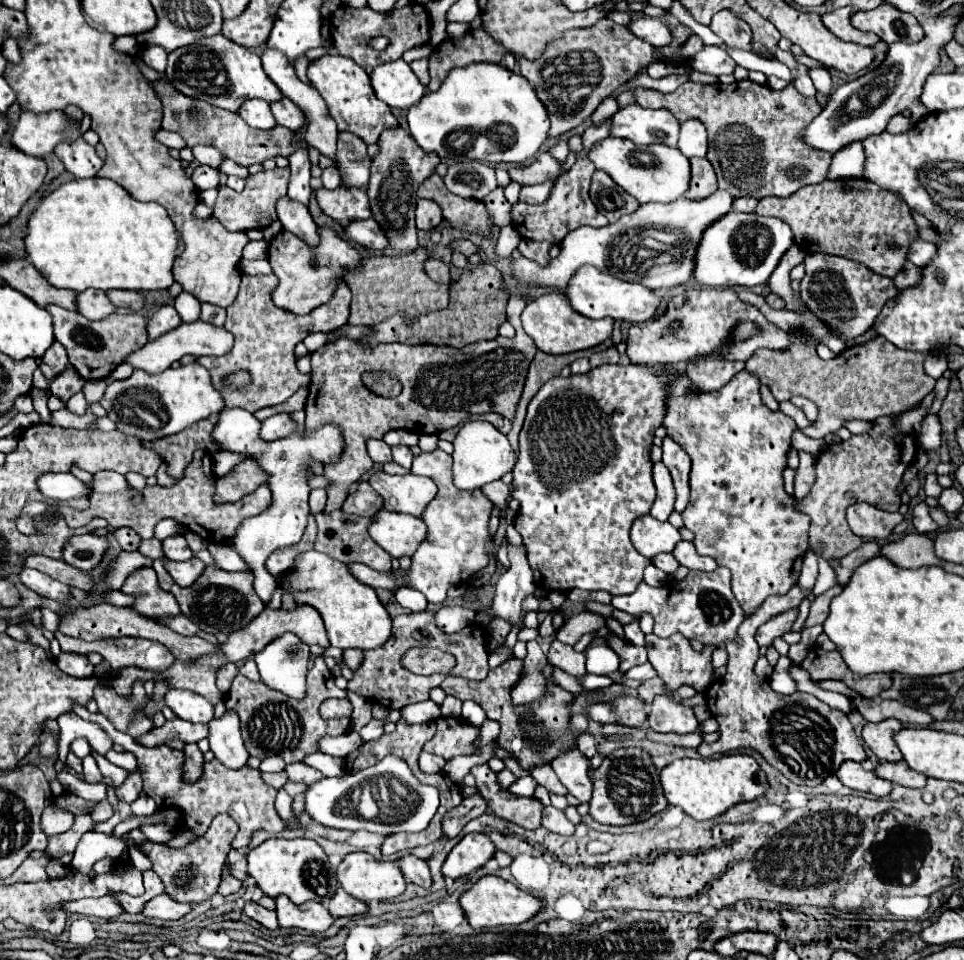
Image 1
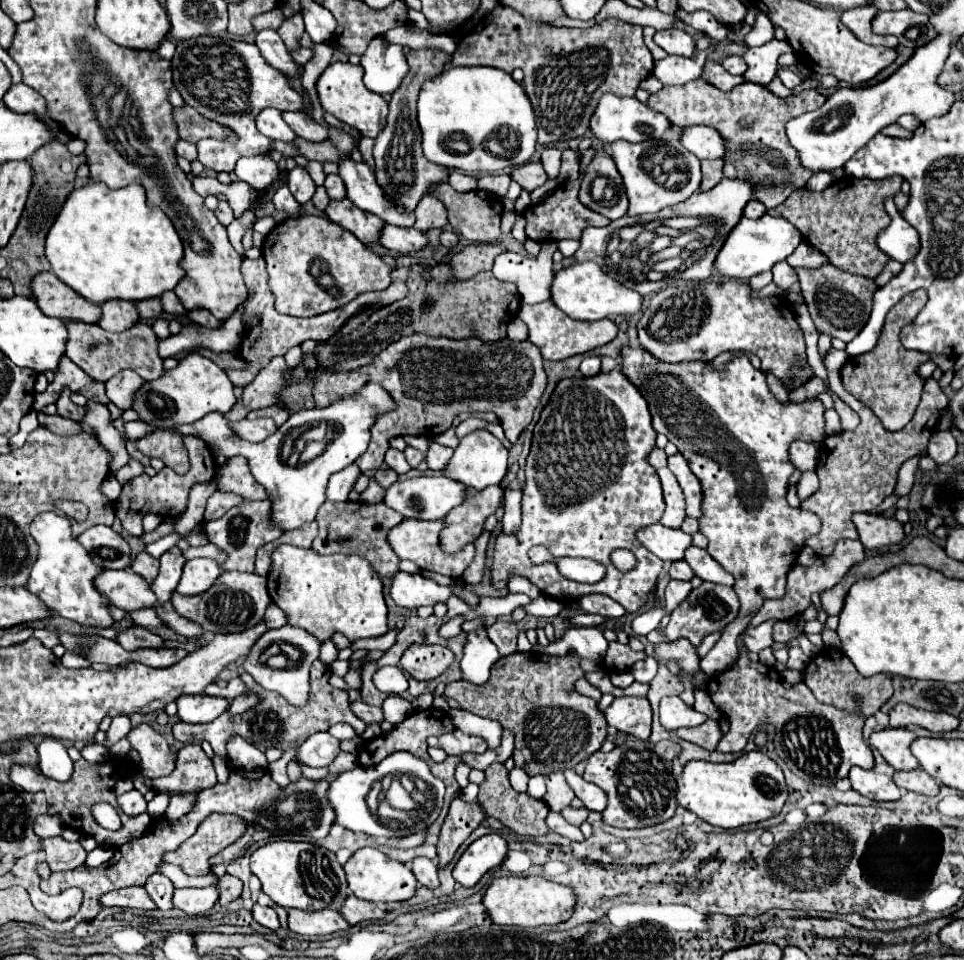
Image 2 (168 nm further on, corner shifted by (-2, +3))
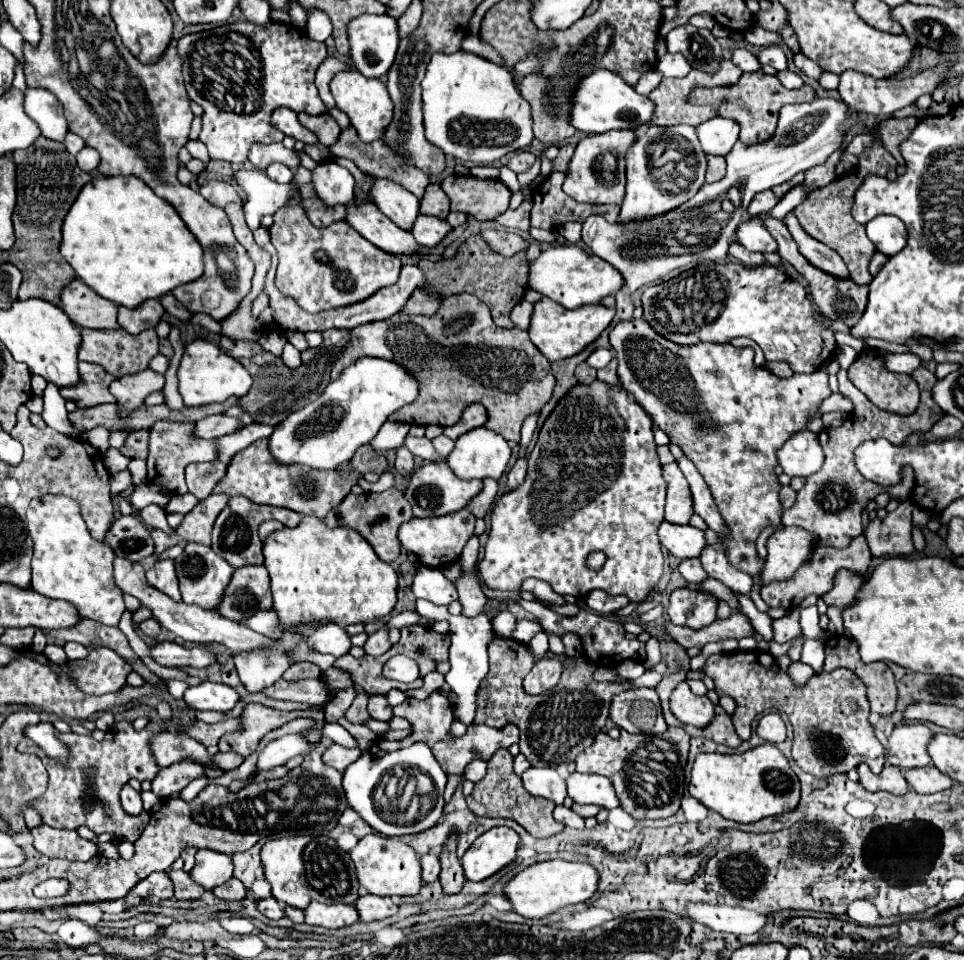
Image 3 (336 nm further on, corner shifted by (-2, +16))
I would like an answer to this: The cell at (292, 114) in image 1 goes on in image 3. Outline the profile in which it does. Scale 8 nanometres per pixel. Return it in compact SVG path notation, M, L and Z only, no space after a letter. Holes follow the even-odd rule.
M300 114L298 118L300 118L300 122L302 122L308 130L312 130L312 132L318 136L320 144L324 144L324 146L336 144L336 140L338 140L338 136L340 136L340 132L342 132L342 128L336 124L336 120L334 120L330 114L320 114L320 116Z

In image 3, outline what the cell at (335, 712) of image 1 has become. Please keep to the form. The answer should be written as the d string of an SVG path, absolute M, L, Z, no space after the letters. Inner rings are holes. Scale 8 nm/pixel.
M370 696L368 700L368 712L372 718L388 722L394 714L392 714L392 706L388 704L388 700L384 696Z

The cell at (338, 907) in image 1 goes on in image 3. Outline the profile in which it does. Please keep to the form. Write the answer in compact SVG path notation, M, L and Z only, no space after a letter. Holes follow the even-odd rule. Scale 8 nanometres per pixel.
M374 894L360 896L356 902L356 908L358 908L362 922L384 920L398 912L398 904L392 898L382 898L382 896L374 896Z

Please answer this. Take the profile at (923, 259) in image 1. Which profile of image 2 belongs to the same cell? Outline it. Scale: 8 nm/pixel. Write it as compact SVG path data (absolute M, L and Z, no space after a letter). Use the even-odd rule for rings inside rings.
M887 199L884 206L892 218L892 223L878 235L876 243L892 259L906 263L916 257L916 251L920 251L920 235L900 217L893 199Z

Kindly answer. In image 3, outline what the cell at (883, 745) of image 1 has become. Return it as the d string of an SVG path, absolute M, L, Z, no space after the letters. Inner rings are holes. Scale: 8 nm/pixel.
M900 724L888 738L888 764L902 770L930 766L928 744L934 732L926 724Z

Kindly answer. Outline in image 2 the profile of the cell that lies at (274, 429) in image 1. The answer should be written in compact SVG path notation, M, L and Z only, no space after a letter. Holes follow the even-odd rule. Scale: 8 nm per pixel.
M242 419L242 421L236 421L232 423L232 429L246 441L252 441L252 443L258 443L258 441L264 441L266 437L270 437L272 433L276 433L276 423L274 419Z

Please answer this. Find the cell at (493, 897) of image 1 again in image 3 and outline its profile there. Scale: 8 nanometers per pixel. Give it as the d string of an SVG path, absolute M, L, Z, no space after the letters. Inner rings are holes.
M548 860L548 862L538 862L520 874L516 874L506 886L504 894L510 898L514 912L526 916L526 918L544 918L564 906L580 904L592 898L592 894L598 890L600 876L598 870L590 864L584 862L570 862L570 860Z

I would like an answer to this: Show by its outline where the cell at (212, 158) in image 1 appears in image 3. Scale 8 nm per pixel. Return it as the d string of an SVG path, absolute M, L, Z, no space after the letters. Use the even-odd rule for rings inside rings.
M238 20L234 24L224 24L198 34L188 34L180 38L178 52L184 60L184 82L190 100L204 108L200 140L206 144L212 160L226 160L232 164L248 160L248 148L252 144L274 144L280 142L280 132L270 124L270 116L276 108L284 106L294 112L306 112L312 116L326 114L324 102L318 98L314 86L314 74L318 66L326 60L326 44L314 42L292 24L268 22L264 28L248 20Z

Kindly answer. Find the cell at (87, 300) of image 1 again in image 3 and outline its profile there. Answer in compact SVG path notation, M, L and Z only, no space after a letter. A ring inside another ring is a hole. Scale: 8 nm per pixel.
M146 300L136 310L122 306L118 310L118 324L130 334L140 334L140 332L144 332L144 328L156 328L158 322L162 320L164 312L166 310L160 306L158 300Z

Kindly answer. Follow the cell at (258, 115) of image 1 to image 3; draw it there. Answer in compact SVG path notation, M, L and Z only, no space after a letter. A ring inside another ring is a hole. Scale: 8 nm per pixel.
M278 108L272 114L272 126L276 126L284 136L290 136L294 140L300 140L304 144L318 144L318 138L314 132L304 128L298 122L298 114L288 108Z

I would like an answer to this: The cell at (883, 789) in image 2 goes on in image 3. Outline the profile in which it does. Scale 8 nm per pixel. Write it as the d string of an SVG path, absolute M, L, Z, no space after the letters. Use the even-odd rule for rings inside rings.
M866 764L858 766L858 774L860 774L860 784L868 790L868 792L890 792L896 796L904 796L908 792L908 782L902 774L900 768L886 764L882 774L874 774Z

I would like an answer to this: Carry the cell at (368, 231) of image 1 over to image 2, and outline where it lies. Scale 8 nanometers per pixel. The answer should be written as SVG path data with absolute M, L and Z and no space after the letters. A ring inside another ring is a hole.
M384 225L384 229L380 231L380 237L378 237L378 243L382 247L398 251L398 253L414 253L414 251L422 249L428 241L426 241L424 233L420 233L416 229Z

